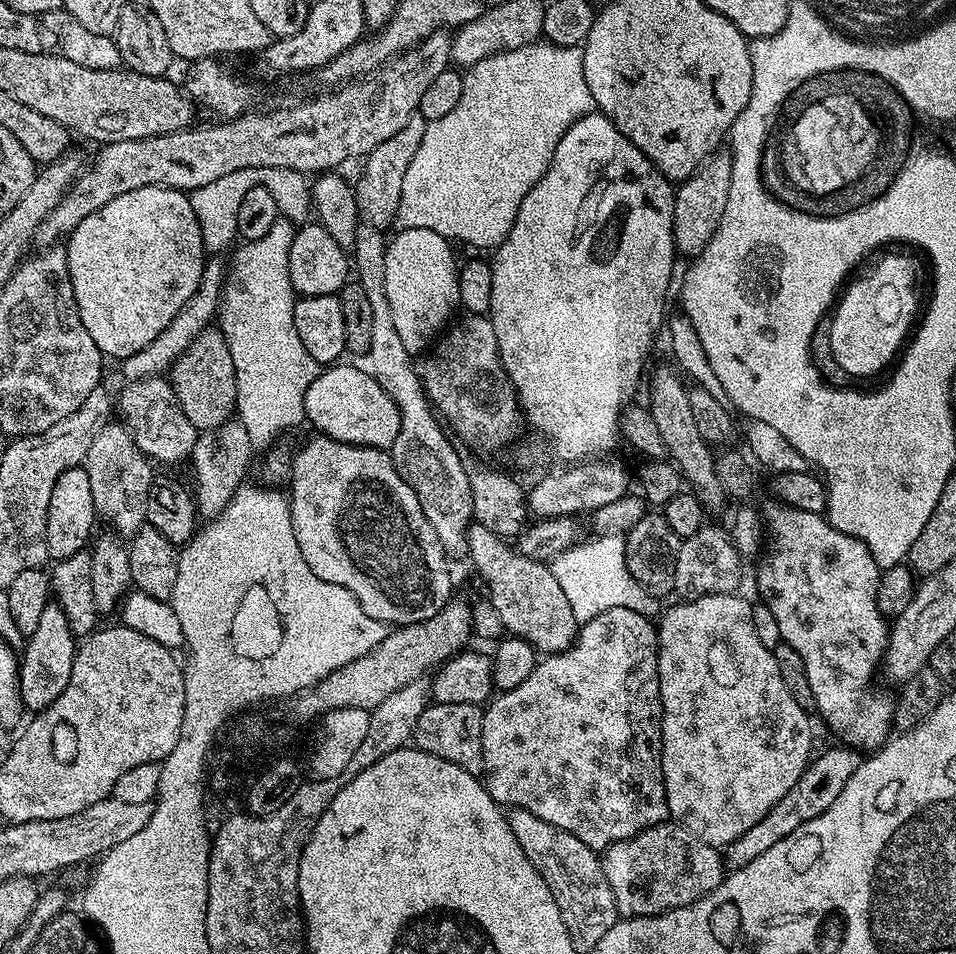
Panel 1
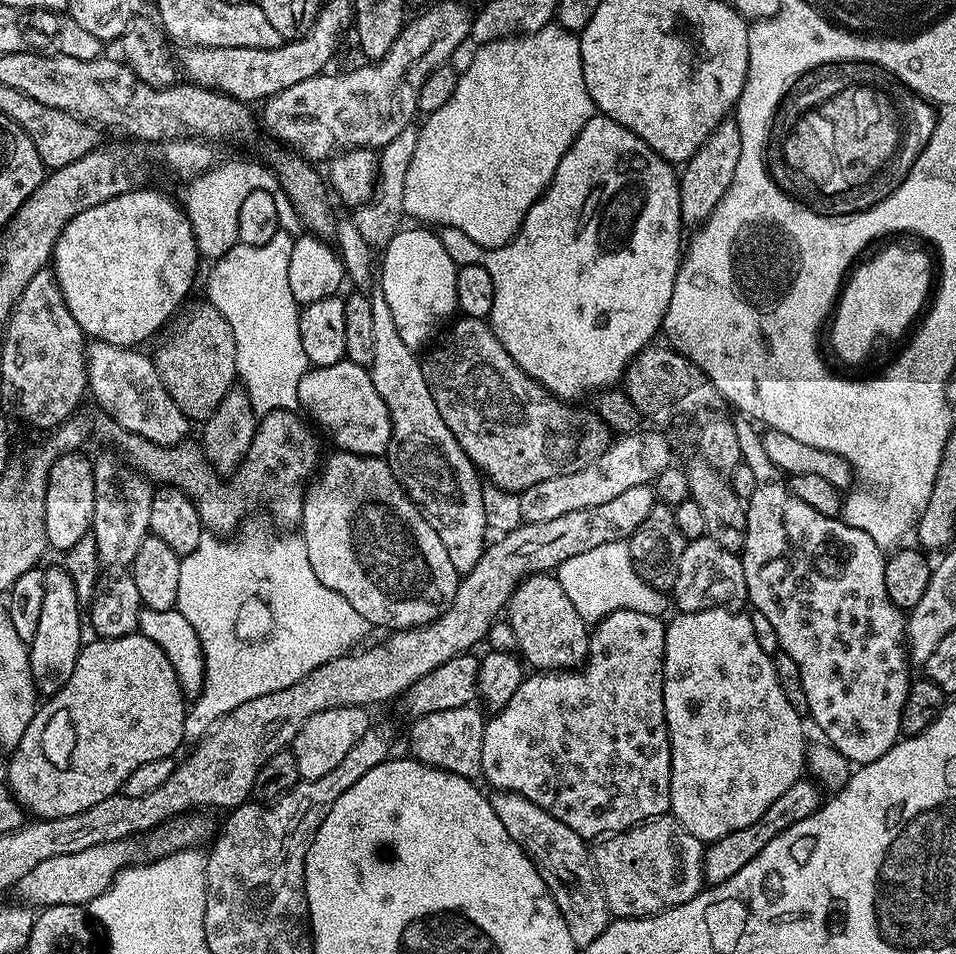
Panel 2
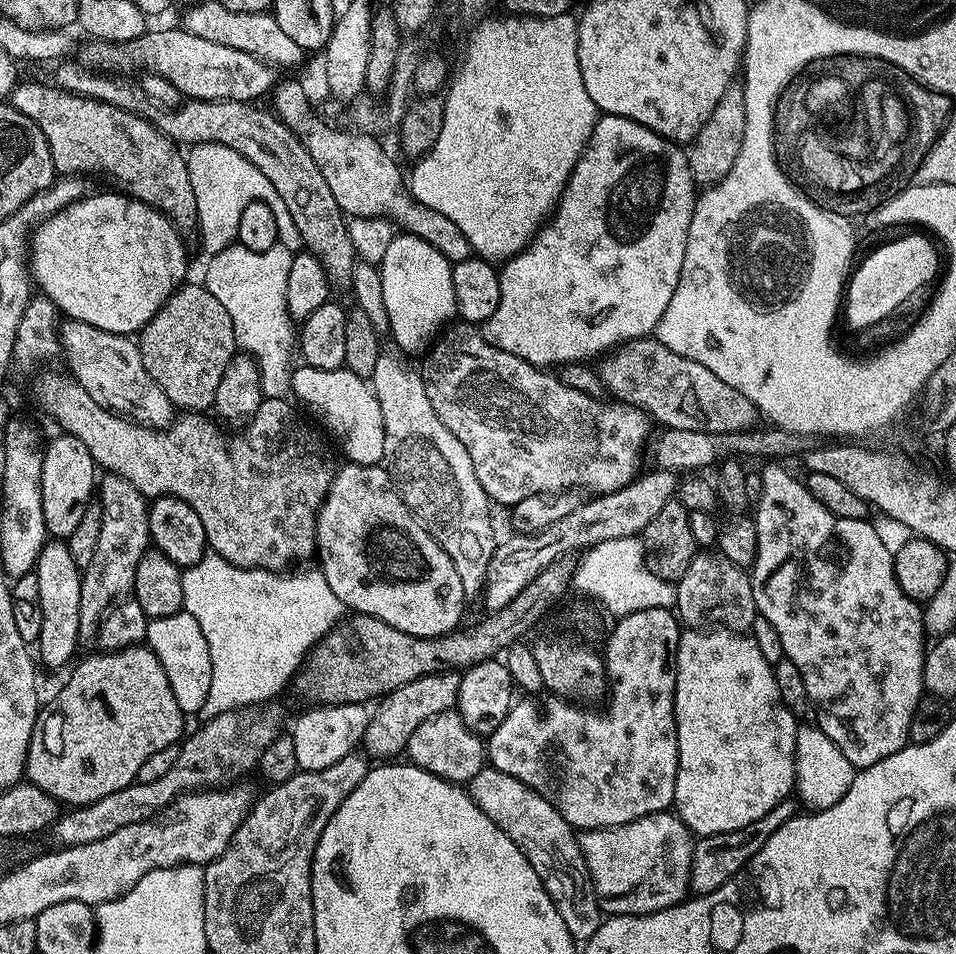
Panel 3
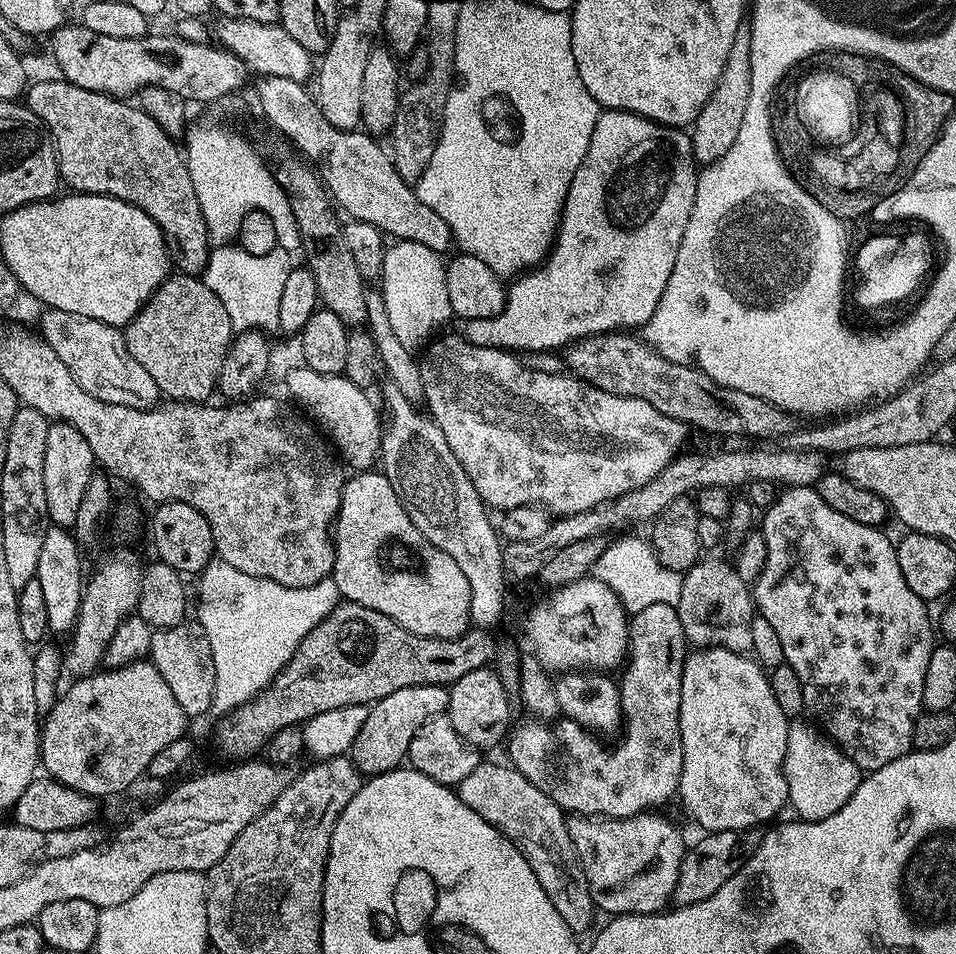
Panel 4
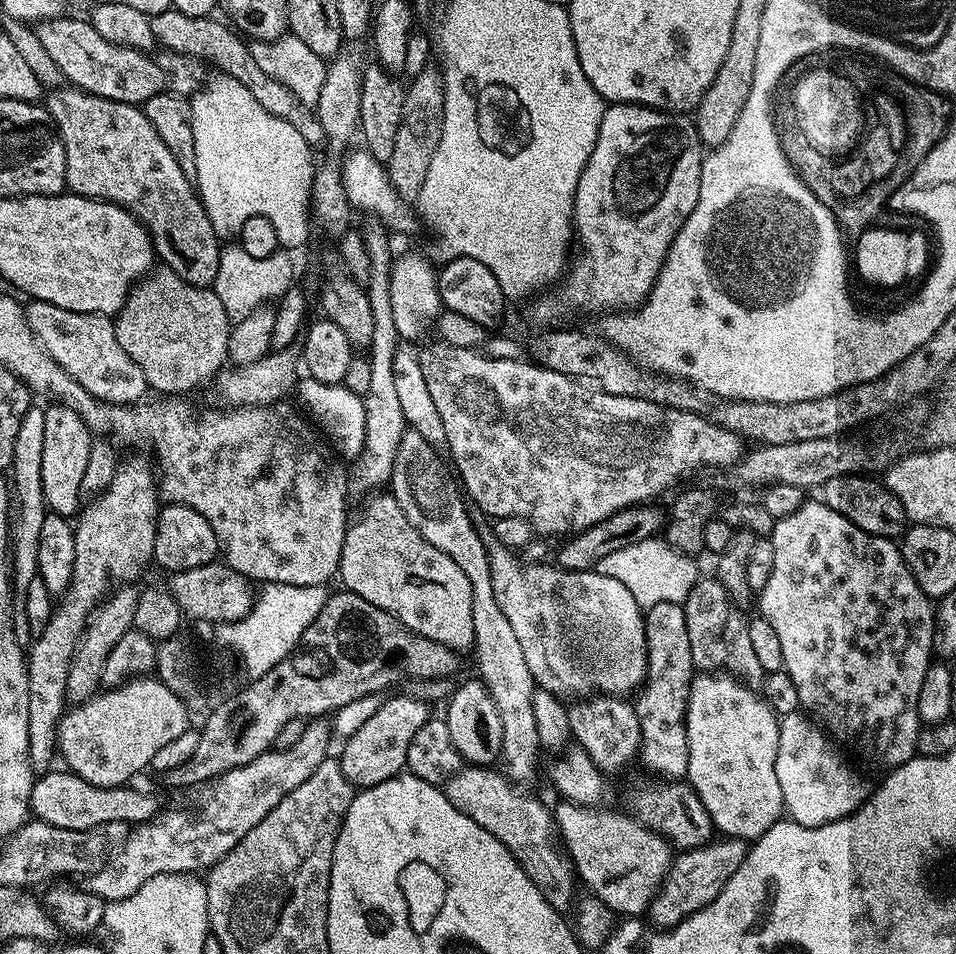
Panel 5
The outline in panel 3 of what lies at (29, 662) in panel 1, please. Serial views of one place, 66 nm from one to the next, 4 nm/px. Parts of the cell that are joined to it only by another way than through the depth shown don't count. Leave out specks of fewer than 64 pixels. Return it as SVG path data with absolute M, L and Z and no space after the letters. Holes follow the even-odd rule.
M52 538L38 554L34 571L38 578L38 602L42 610L42 630L34 648L38 653L39 663L43 667L45 664L48 668L60 668L75 654L76 643L82 639L80 631L82 570L77 567L74 558L70 558L67 543L60 538ZM38 651L40 651L40 656Z

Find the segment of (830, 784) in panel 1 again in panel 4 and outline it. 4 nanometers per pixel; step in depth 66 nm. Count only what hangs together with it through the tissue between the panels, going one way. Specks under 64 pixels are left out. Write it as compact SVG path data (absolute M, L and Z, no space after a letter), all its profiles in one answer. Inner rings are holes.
M748 828L744 832L738 830L722 830L701 835L696 845L689 847L684 854L682 870L678 876L678 886L674 890L672 900L677 905L693 904L710 898L710 894L718 894L730 878L750 859L764 841L764 832L760 828Z

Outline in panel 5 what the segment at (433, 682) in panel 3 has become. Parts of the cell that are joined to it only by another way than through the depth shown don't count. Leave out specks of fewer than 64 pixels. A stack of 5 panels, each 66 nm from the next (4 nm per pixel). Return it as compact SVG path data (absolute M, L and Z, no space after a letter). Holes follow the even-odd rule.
M419 695L392 696L380 703L378 710L366 718L365 724L343 741L344 749L338 753L342 772L352 784L353 789L363 790L378 786L390 778L401 775L406 768L406 754L410 750L410 741L414 734L426 726L430 719L429 701L420 699Z

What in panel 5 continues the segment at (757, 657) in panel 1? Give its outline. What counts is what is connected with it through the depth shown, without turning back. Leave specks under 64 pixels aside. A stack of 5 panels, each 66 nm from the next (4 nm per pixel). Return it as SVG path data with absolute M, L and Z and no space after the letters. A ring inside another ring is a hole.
M723 670L693 675L686 714L686 742L690 750L687 783L698 794L712 819L713 829L728 838L755 842L785 815L782 786L778 786L778 730L780 722L759 691Z

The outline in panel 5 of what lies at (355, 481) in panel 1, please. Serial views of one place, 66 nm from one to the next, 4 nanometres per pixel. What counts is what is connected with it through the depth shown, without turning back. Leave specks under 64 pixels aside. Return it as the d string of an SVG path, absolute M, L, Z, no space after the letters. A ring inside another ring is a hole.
M376 494L369 500L372 501L361 510L360 517L357 520L355 517L346 530L338 573L338 580L344 583L341 585L347 591L358 594L358 598L366 598L366 602L398 617L410 630L434 642L442 642L442 646L457 650L471 649L476 639L470 578L462 574L454 558L446 558L446 554L438 550L438 546L430 546L430 542L426 542L426 538L418 534L410 518L406 518L402 506L398 506L398 502L391 494Z

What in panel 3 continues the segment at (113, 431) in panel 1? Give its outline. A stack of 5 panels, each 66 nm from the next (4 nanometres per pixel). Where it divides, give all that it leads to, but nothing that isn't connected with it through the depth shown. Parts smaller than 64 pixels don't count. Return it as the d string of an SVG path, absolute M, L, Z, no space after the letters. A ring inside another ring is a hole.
M104 474L98 480L98 507L102 510L102 528L98 530L98 546L94 546L94 558L90 558L90 566L83 569L80 578L82 602L80 603L80 631L84 634L95 633L100 617L112 603L131 593L134 586L134 574L138 570L138 562L144 552L149 551L150 537L148 534L149 501L126 478Z

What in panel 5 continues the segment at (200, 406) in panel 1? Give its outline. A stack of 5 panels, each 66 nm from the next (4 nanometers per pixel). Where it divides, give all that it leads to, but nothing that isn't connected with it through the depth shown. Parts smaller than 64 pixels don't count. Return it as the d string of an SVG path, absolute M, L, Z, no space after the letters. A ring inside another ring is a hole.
M163 266L149 272L133 287L114 323L118 346L134 358L149 389L153 393L165 392L163 395L168 398L202 387L228 360L230 321L222 298L211 288L190 286L190 282Z

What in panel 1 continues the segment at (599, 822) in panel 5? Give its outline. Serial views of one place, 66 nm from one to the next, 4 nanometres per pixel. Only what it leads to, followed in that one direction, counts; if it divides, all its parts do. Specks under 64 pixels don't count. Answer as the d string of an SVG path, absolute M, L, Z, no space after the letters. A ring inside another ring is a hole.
M675 822L655 824L603 849L606 882L610 882L616 911L621 917L657 916L686 906L724 881L726 869L717 849L703 844Z

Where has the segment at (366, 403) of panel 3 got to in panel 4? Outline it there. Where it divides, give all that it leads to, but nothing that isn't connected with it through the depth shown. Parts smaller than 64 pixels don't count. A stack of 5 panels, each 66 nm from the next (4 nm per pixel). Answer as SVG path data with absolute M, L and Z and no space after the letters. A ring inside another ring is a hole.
M303 366L297 368L296 381L292 384L292 396L297 400L295 403L315 421L319 431L327 437L339 459L349 469L371 469L377 463L380 454L382 416L381 413L380 416L376 413L376 408L368 397L369 393L354 386L354 382L350 382L342 374L323 376L318 374L318 370L310 370Z

